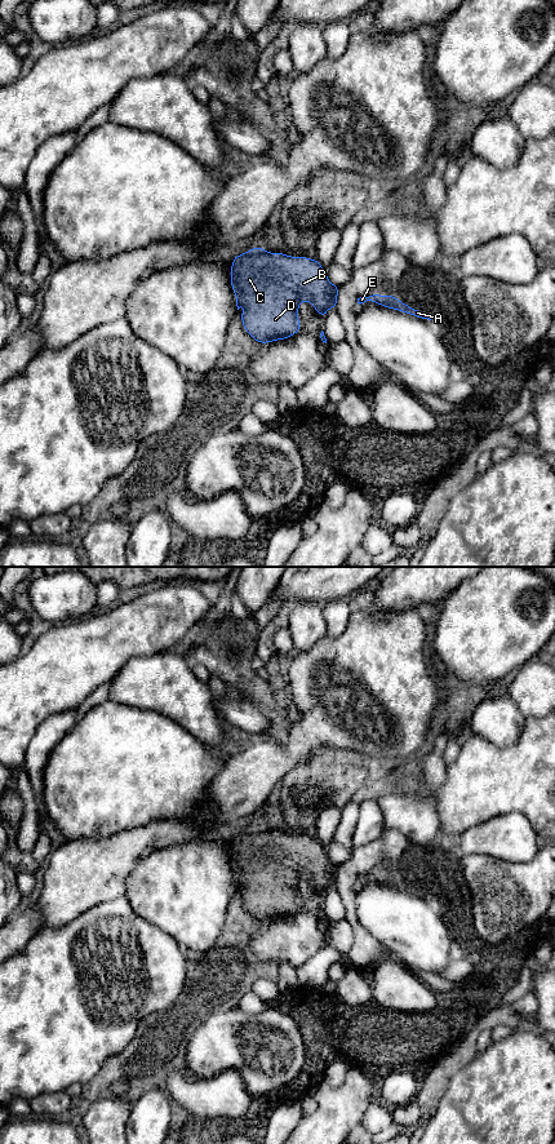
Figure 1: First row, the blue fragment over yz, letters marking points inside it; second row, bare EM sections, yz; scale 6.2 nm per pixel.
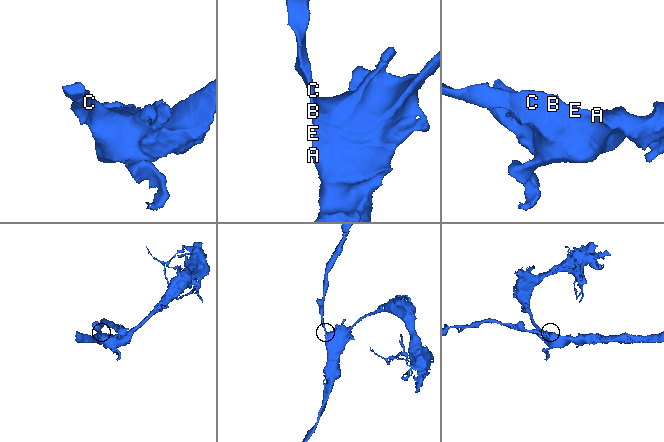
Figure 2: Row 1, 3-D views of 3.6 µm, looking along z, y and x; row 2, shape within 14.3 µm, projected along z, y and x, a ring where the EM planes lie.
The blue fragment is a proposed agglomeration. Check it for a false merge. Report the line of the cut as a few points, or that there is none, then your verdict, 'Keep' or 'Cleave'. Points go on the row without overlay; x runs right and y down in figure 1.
No split. Keep

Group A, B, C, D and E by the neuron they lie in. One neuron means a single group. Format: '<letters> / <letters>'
A B C D E

